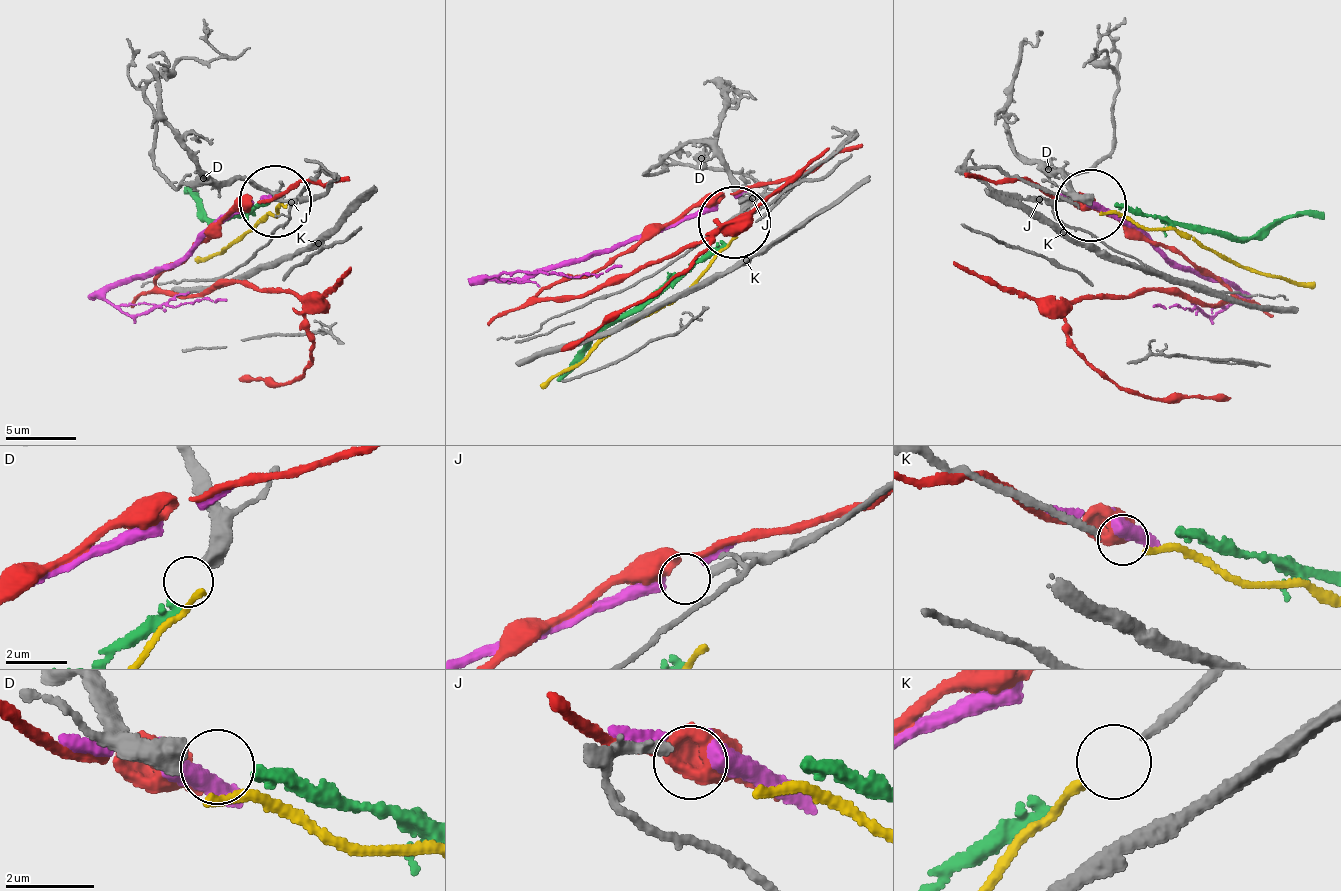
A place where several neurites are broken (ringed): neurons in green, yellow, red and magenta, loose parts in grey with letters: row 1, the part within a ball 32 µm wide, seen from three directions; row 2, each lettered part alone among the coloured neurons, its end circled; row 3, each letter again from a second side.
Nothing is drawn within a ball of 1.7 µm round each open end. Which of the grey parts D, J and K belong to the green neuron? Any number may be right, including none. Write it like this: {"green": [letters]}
{"green": ["D"]}

